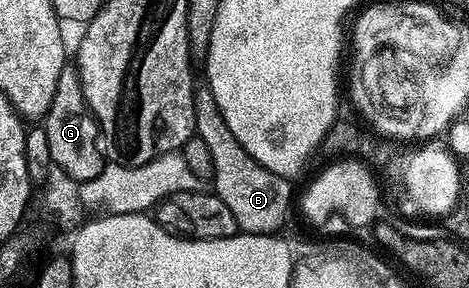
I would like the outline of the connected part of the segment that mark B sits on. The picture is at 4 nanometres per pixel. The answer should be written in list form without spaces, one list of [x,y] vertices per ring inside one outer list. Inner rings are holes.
[[[197,88],[193,91],[193,107],[195,108],[195,134],[207,144],[211,152],[213,176],[211,190],[227,204],[231,216],[235,216],[238,231],[247,234],[276,235],[277,230],[285,222],[285,213],[289,210],[289,197],[293,190],[290,179],[282,178],[280,174],[263,168],[235,140],[231,128],[223,120],[219,108],[215,104],[215,96],[207,88]]]

